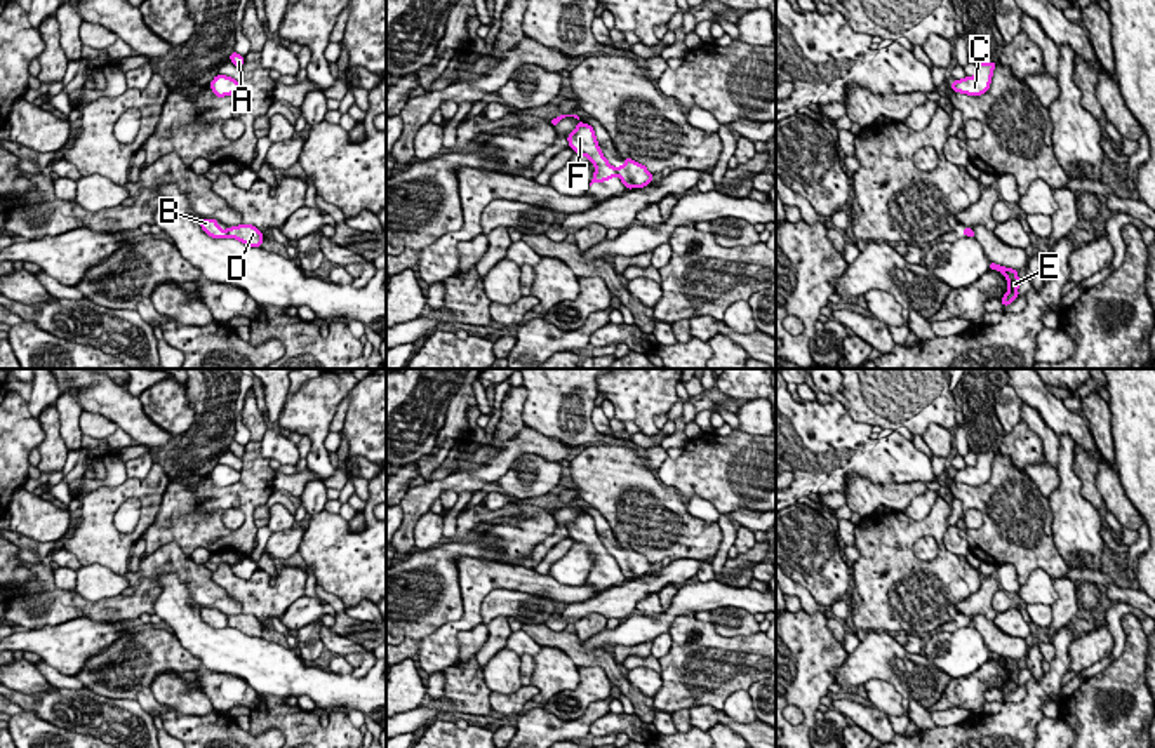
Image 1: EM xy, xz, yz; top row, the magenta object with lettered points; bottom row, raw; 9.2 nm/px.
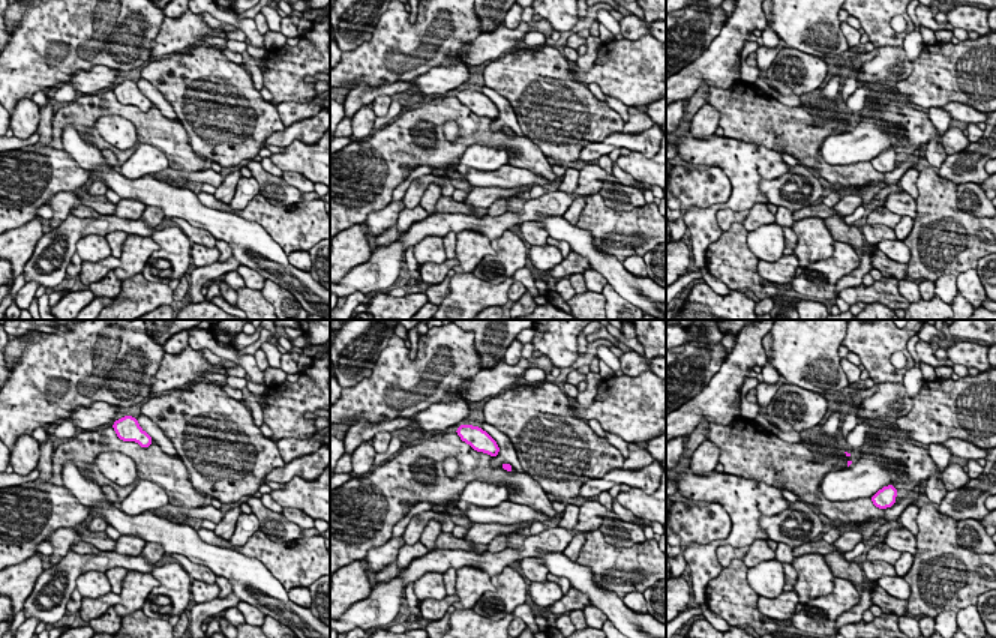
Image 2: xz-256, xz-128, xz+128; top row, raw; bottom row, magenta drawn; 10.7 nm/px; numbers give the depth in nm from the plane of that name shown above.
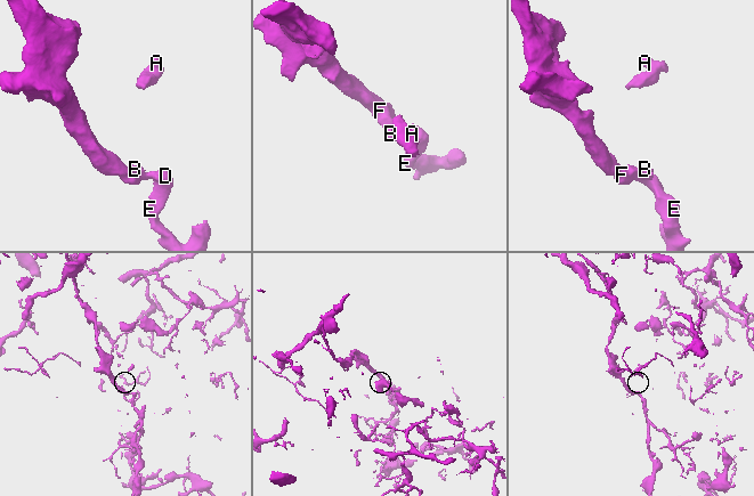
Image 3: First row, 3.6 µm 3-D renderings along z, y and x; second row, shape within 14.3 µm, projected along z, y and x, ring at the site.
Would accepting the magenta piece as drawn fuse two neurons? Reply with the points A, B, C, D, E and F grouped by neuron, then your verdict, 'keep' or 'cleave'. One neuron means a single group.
A C D E / B F | cleave

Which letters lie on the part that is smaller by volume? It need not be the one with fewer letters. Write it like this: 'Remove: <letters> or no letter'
Remove: B, F

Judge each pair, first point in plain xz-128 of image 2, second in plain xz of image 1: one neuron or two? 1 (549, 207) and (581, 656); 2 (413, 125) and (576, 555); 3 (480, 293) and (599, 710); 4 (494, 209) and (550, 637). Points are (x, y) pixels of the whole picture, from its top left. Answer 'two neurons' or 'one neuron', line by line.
1: two neurons
2: two neurons
3: one neuron
4: two neurons

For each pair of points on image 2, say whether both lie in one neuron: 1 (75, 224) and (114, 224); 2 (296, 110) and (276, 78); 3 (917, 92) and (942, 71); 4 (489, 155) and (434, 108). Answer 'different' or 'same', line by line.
1: same
2: different
3: same
4: different

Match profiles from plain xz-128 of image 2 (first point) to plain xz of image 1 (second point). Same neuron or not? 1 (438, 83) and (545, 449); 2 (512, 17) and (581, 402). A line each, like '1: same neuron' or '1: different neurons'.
1: different neurons
2: different neurons

